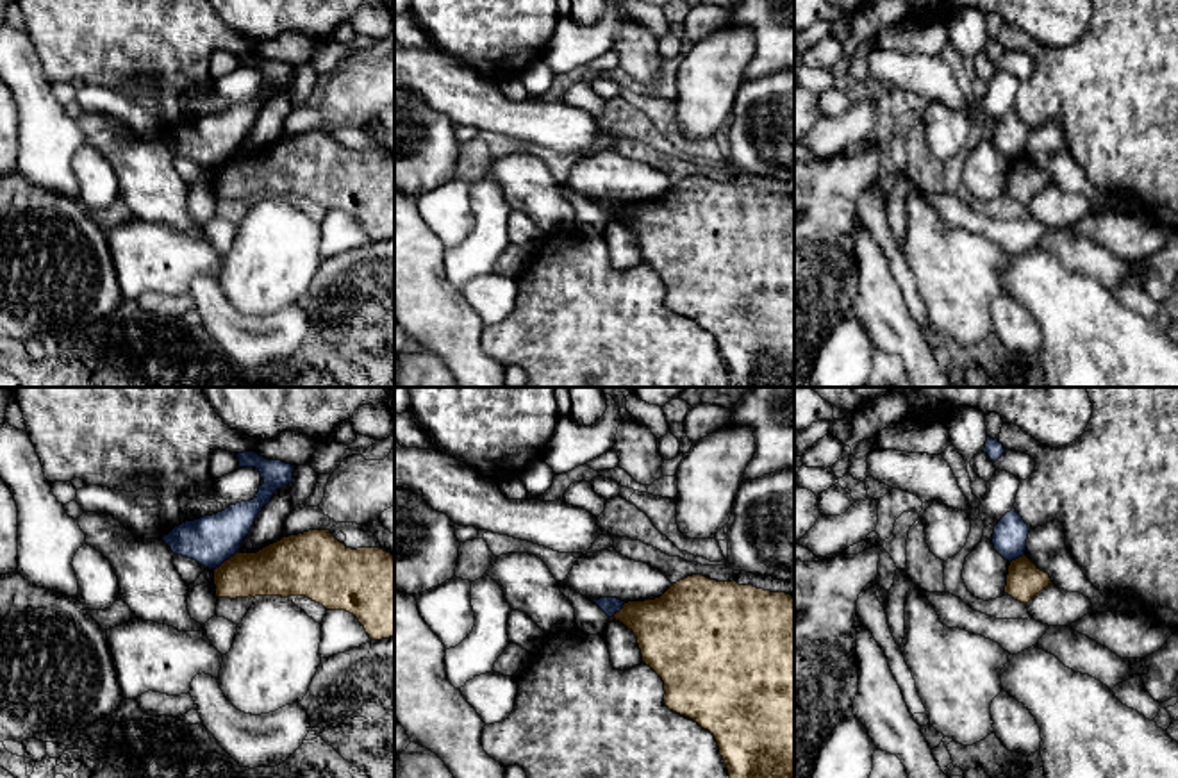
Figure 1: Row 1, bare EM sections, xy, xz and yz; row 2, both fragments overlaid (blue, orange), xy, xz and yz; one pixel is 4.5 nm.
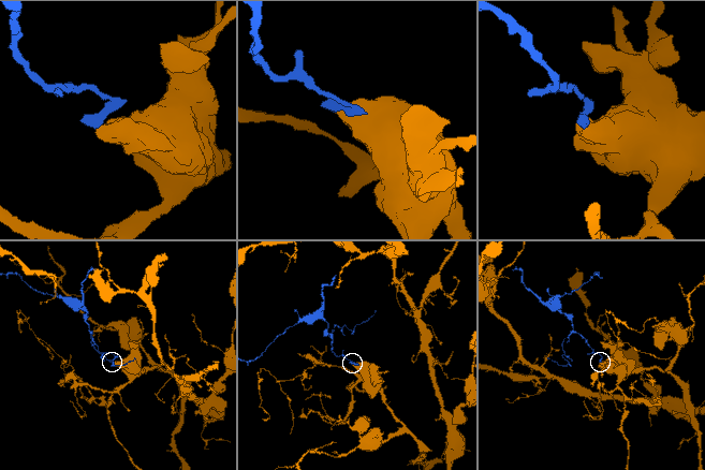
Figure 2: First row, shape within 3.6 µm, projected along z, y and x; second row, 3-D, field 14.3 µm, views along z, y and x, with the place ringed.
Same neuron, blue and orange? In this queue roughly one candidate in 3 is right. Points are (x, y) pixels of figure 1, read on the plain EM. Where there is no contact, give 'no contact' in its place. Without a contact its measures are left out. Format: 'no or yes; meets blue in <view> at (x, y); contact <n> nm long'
no; meets blue in xy at (225, 159); contact 140 nm long

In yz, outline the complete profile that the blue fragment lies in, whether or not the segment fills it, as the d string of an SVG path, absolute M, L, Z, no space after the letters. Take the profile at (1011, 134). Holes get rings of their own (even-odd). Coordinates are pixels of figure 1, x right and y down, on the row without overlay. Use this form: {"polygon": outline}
{"polygon": "M1012 109L994 127L994 150L1008 162L1025 155L1030 128L1023 118Z"}

